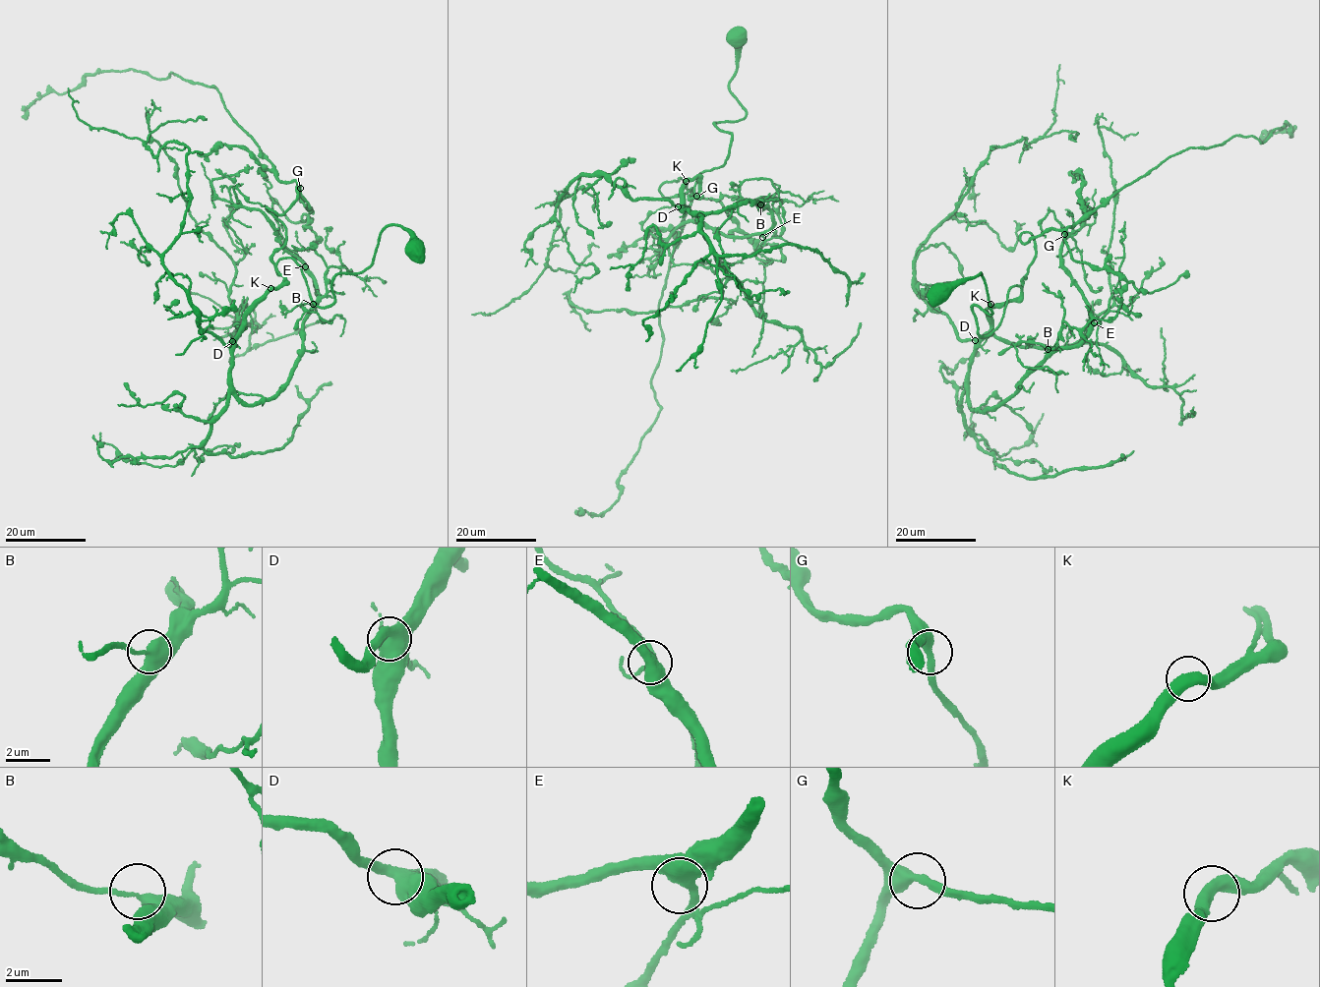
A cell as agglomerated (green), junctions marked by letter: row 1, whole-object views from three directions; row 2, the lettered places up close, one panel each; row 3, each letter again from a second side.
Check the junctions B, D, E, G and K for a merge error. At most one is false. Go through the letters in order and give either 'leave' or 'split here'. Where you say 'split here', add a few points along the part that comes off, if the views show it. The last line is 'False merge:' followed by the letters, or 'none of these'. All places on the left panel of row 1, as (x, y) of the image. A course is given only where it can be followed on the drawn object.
B: leave
D: leave
E: leave
G: leave
K: leave
False merge: none of these

